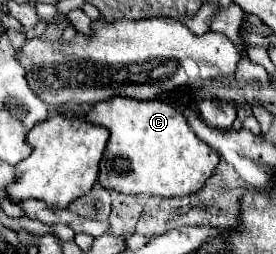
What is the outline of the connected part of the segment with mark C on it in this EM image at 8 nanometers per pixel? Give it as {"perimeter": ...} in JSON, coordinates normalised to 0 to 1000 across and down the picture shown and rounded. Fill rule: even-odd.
{"perimeter":[[[406,382],[341,413],[312,469],[399,508],[399,555],[355,697],[384,744],[486,768],[536,760],[572,776],[667,776],[725,752],[797,634],[797,610],[710,539],[659,437],[601,390],[507,398],[471,382]]]}

